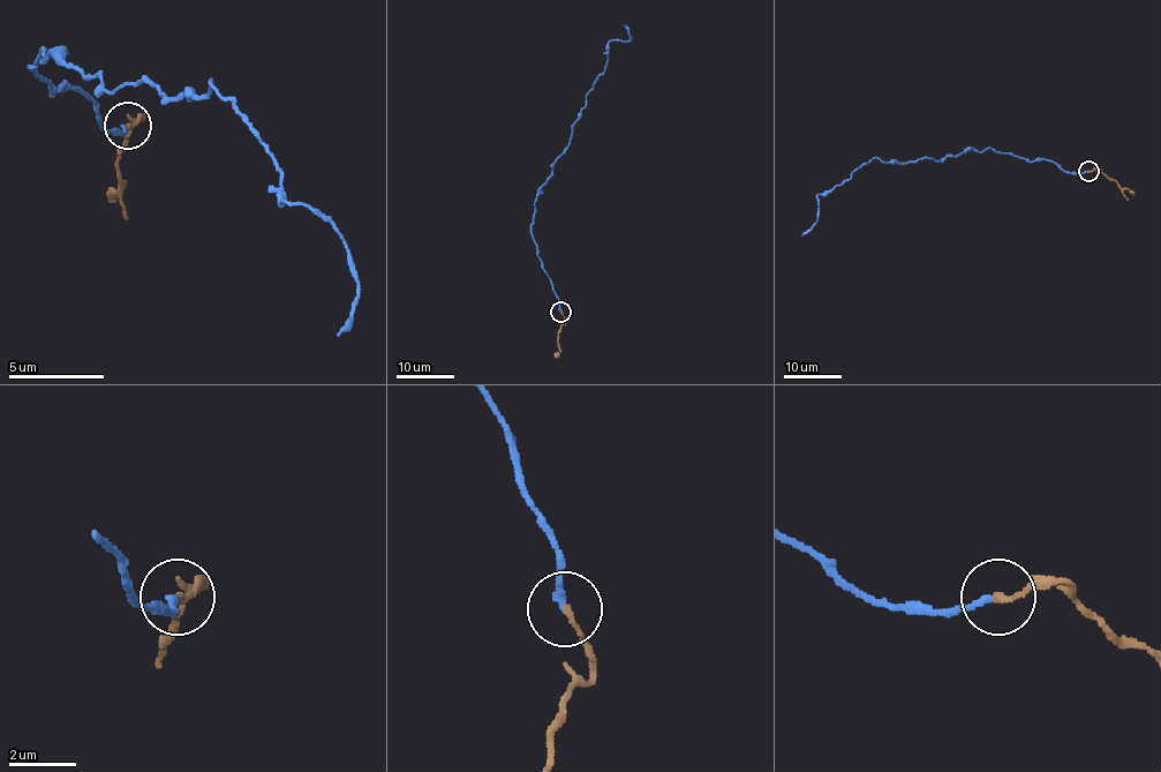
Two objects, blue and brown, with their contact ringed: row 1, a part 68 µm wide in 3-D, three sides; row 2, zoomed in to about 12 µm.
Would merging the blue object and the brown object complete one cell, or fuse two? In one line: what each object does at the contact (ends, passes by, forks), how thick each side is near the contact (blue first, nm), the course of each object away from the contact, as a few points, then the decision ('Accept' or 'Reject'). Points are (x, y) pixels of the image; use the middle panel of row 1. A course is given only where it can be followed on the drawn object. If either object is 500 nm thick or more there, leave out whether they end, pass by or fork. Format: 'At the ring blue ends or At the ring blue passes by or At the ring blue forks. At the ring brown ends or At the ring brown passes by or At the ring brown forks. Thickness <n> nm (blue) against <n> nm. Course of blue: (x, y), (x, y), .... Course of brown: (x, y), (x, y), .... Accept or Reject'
At the ring blue ends. At the ring brown ends. Thickness 220 nm (blue) against 190 nm. Course of blue: (560, 310), (532, 233), (534, 202), (604, 72), (610, 42), (630, 39), (624, 25). Course of brown: (560, 310), (565, 323), (557, 340), (560, 352), (555, 358). Reject

